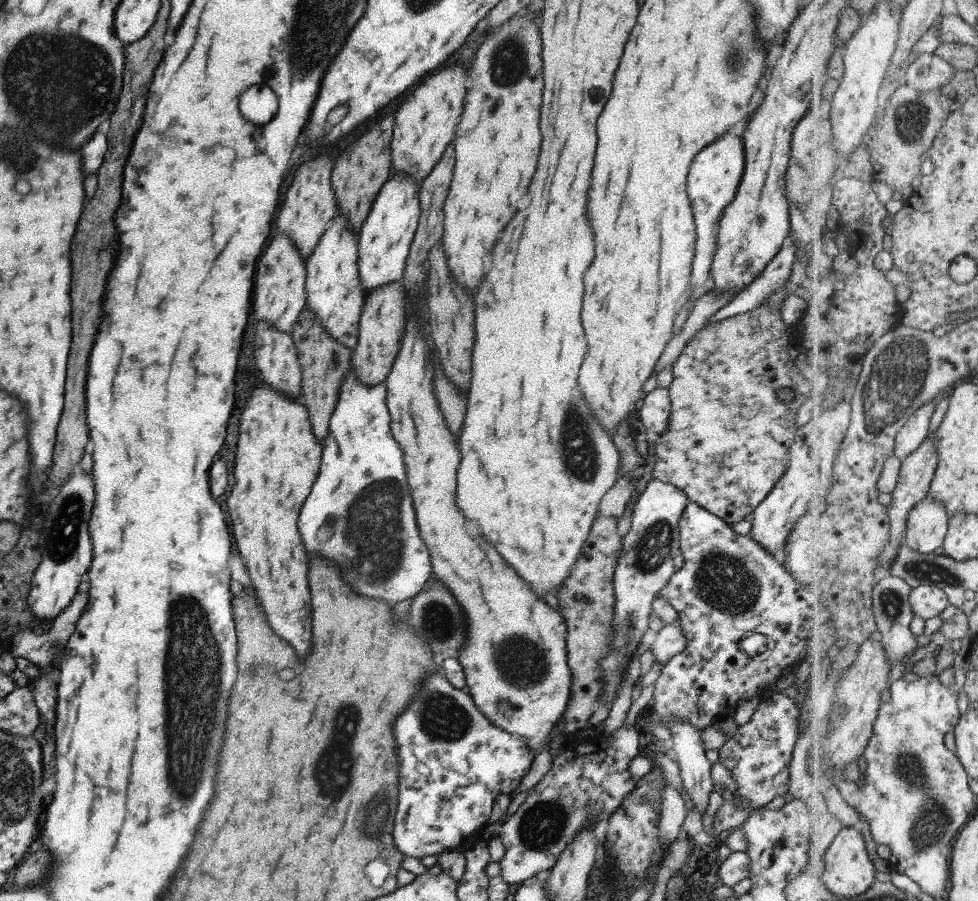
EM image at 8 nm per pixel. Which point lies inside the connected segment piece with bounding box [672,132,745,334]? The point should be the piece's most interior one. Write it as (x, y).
(715, 172)

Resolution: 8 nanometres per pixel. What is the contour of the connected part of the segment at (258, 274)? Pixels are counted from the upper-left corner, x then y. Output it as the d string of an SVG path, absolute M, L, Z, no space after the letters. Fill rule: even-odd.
M283 233L276 235L265 246L253 278L255 284L251 292L251 317L268 322L277 330L290 334L293 323L298 320L298 314L306 306L304 262L295 245Z

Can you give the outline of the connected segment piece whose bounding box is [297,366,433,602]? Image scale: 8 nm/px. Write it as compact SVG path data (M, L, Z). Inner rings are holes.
M350 366L348 373L343 377L338 388L336 403L328 420L328 431L326 437L322 440L322 455L318 473L311 485L307 498L305 498L305 502L303 502L303 506L301 506L301 512L299 512L299 518L297 518L297 530L301 534L301 540L303 540L305 548L307 548L307 552L313 552L313 554L319 554L323 558L333 560L339 566L339 570L345 574L347 582L351 584L351 588L357 594L367 596L367 598L387 600L387 602L401 602L401 600L407 600L407 598L411 599L411 596L418 594L426 581L433 577L431 576L431 566L429 566L429 552L421 538L419 538L419 534L417 534L415 512L413 512L413 506L411 506L411 498L409 498L409 488L407 488L407 482L405 482L405 470L403 470L401 456L403 454L401 454L401 450L399 450L399 446L393 440L391 430L389 430L389 414L387 414L386 408L384 382L375 384L375 386L363 386Z

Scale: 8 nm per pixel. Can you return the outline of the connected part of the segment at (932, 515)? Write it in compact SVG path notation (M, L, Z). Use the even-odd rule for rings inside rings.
M926 497L909 514L905 543L917 552L935 552L947 537L949 518L941 502Z

